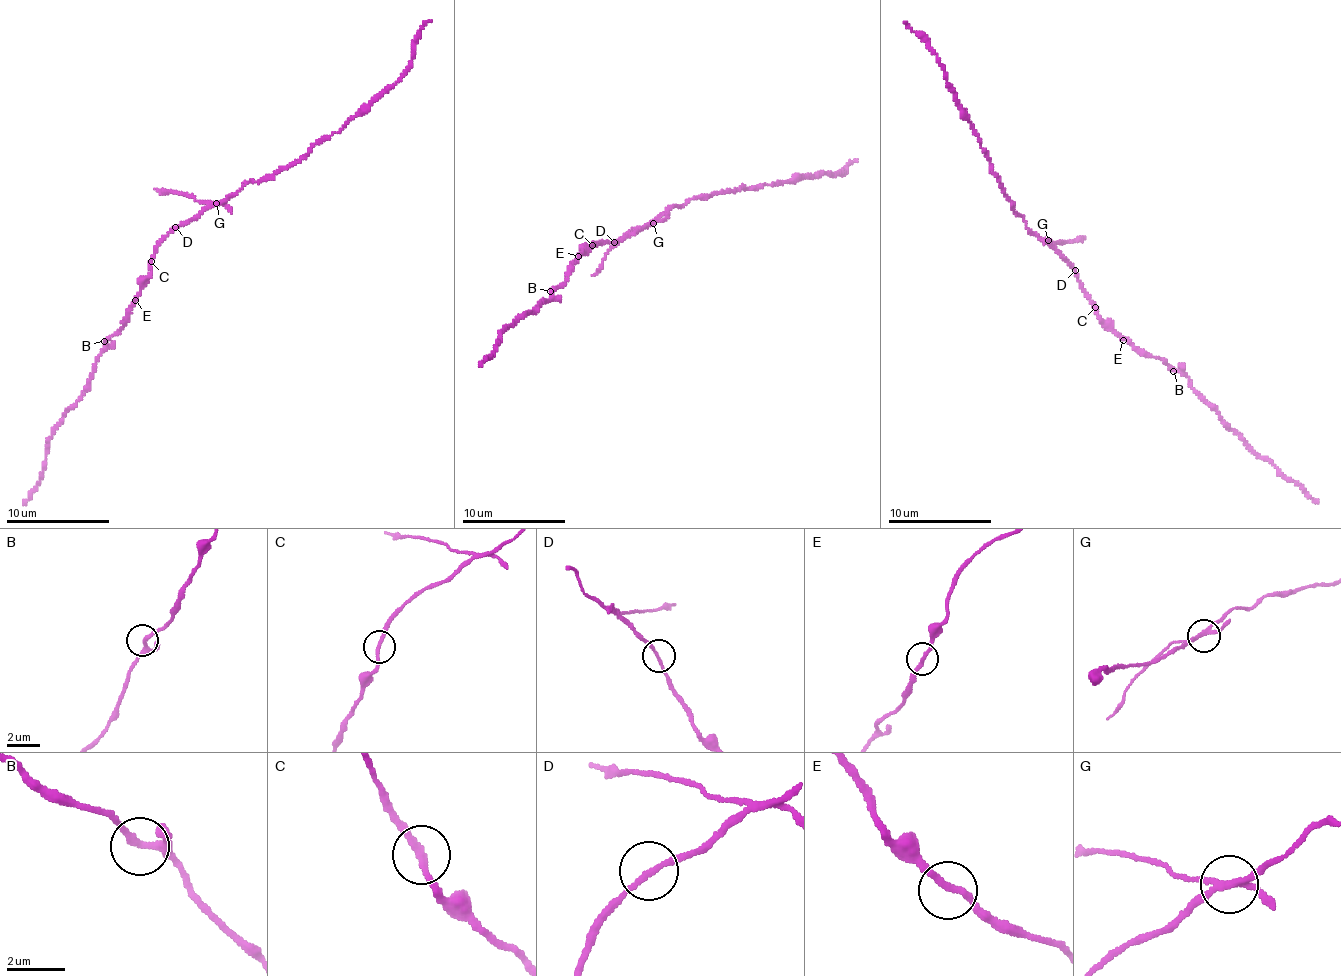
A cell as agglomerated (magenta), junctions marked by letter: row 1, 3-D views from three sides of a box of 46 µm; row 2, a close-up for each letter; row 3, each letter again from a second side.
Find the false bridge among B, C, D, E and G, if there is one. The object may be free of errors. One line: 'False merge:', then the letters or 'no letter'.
False merge: G

